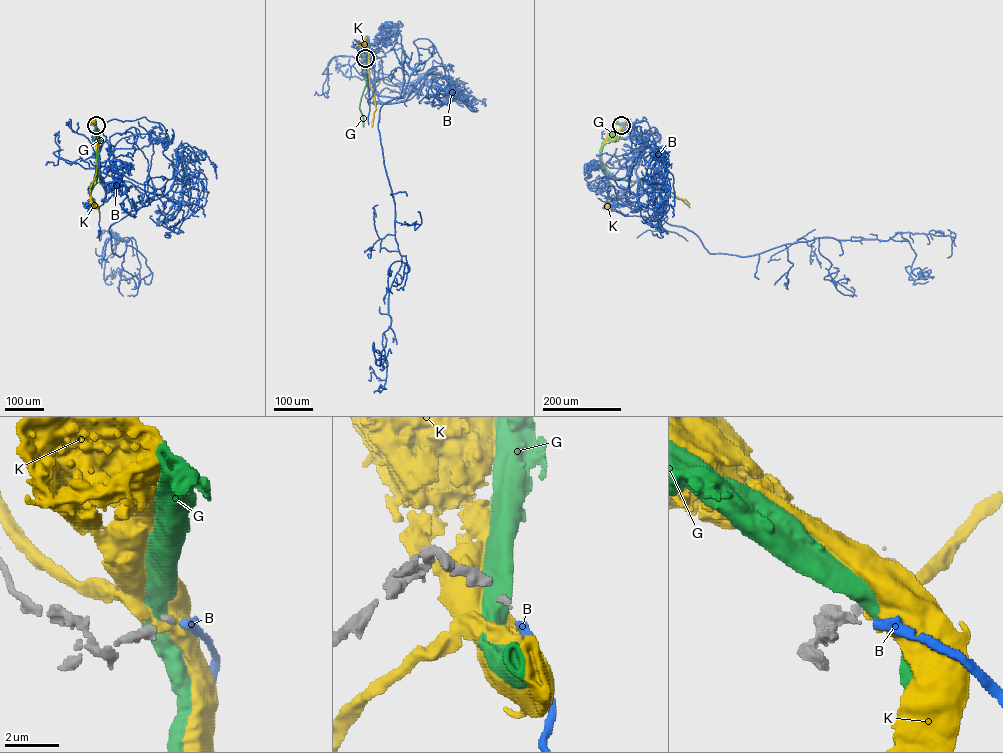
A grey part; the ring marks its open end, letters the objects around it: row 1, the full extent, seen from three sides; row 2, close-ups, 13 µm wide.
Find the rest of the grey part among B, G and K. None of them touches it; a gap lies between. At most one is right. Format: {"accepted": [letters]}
{"accepted": ["B"]}

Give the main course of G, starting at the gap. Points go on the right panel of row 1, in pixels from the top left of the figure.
G: (621, 125), (602, 147), (601, 161), (605, 171), (617, 179), (655, 185), (689, 207)

